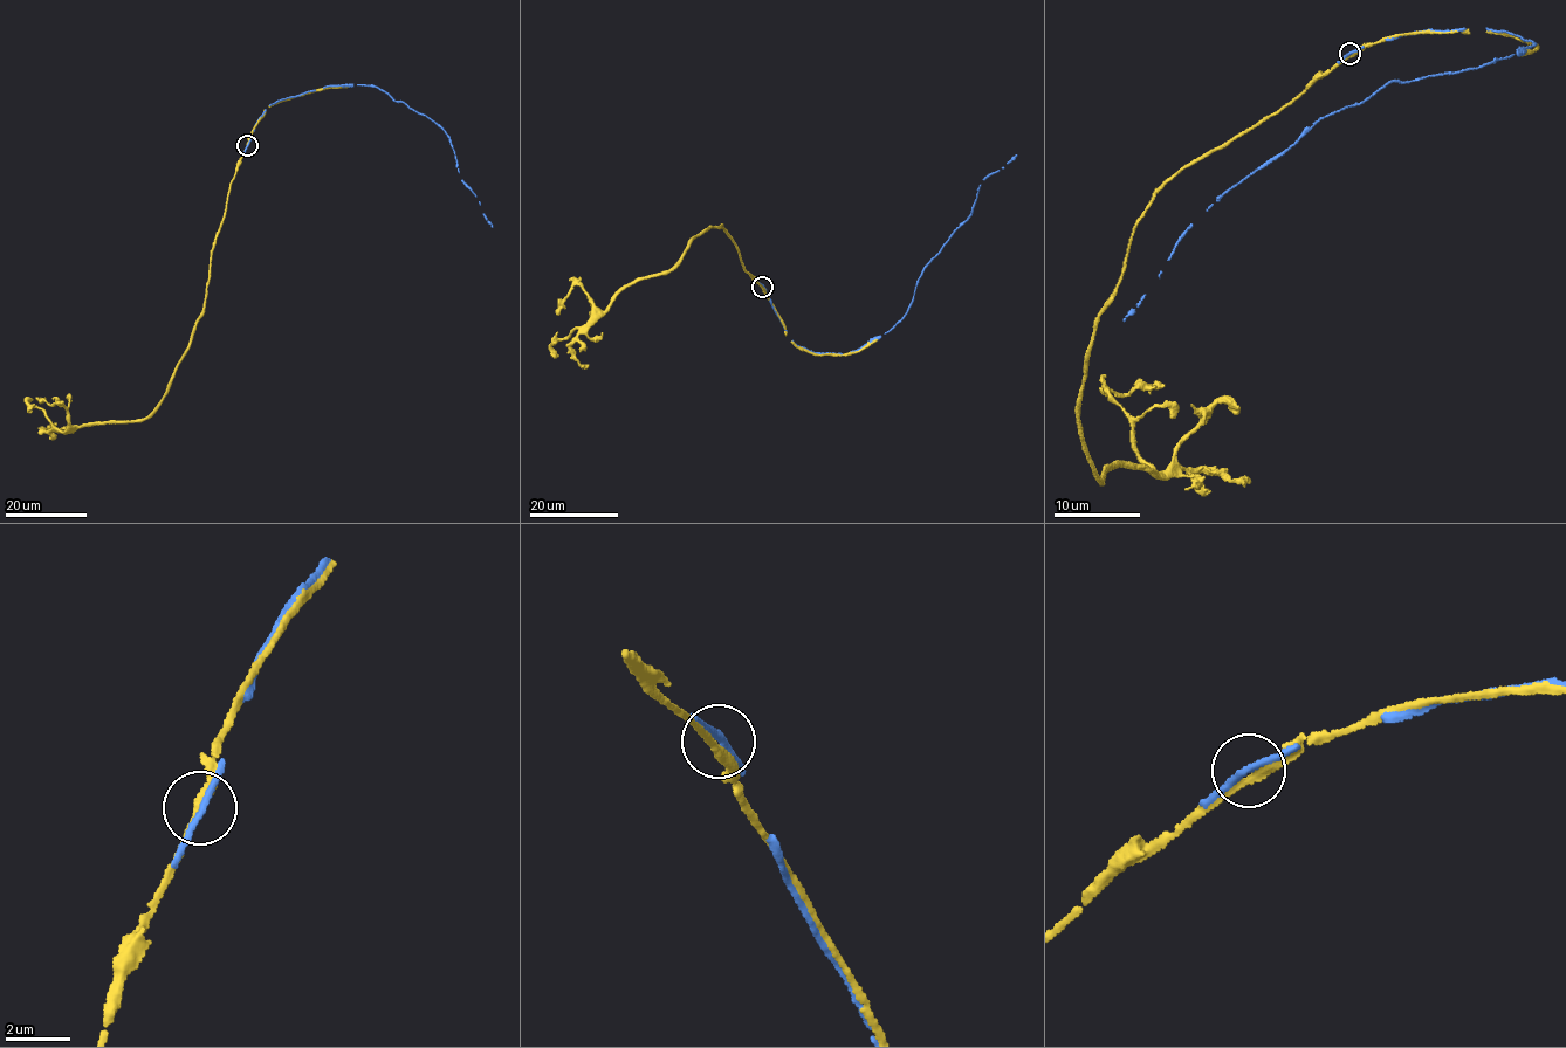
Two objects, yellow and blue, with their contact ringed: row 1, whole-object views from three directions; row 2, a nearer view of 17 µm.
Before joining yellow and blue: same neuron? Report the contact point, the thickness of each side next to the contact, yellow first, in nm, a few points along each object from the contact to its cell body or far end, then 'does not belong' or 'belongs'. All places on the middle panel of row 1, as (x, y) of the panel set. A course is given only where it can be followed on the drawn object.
(762, 287) | 280/200 nm | yellow via (762, 287), (722, 223), (712, 227), (668, 271), (624, 285), (604, 312), (553, 344), (557, 357) | blue via (762, 285), (809, 350), (843, 354), (877, 340), (972, 214), (983, 179), (1016, 154) | does not belong

